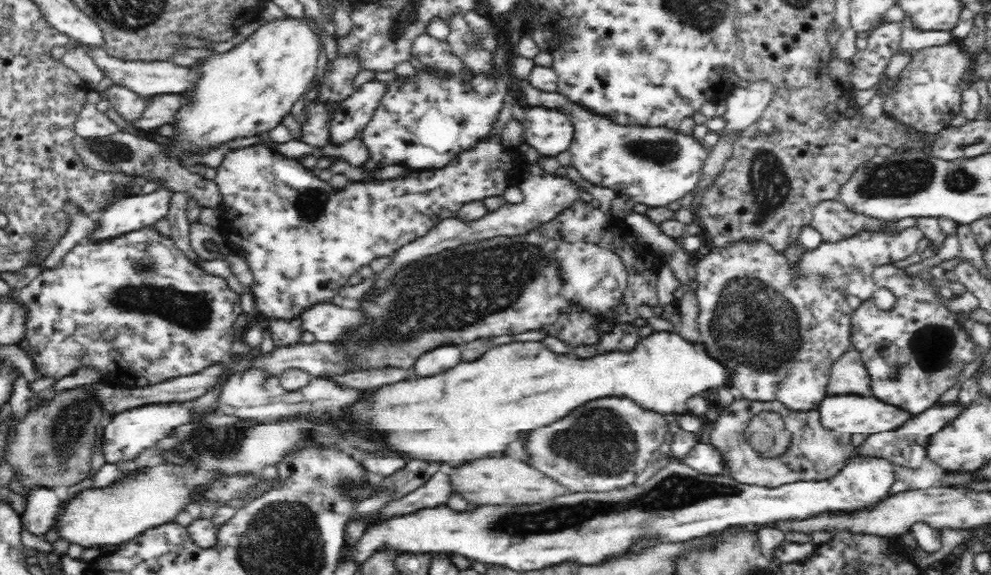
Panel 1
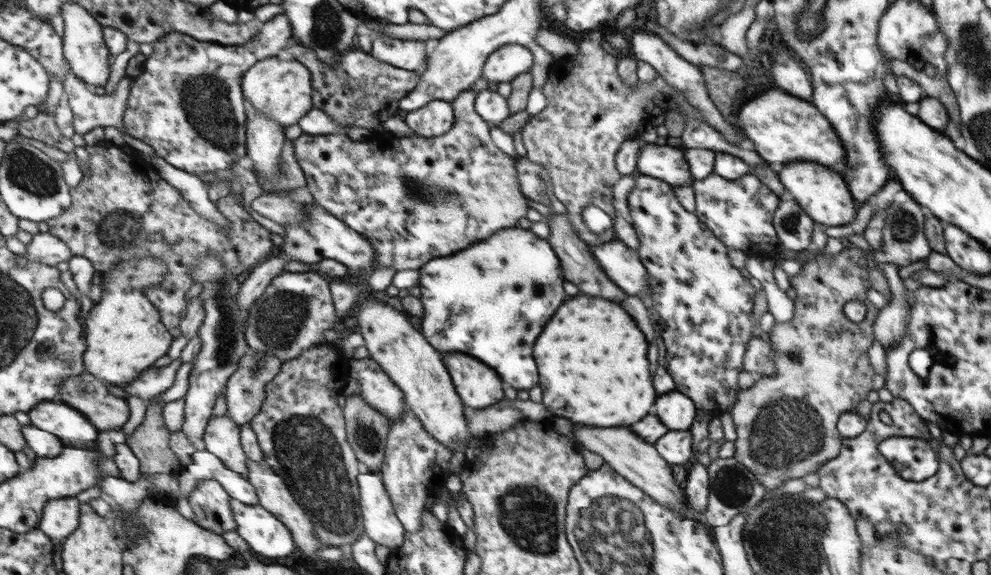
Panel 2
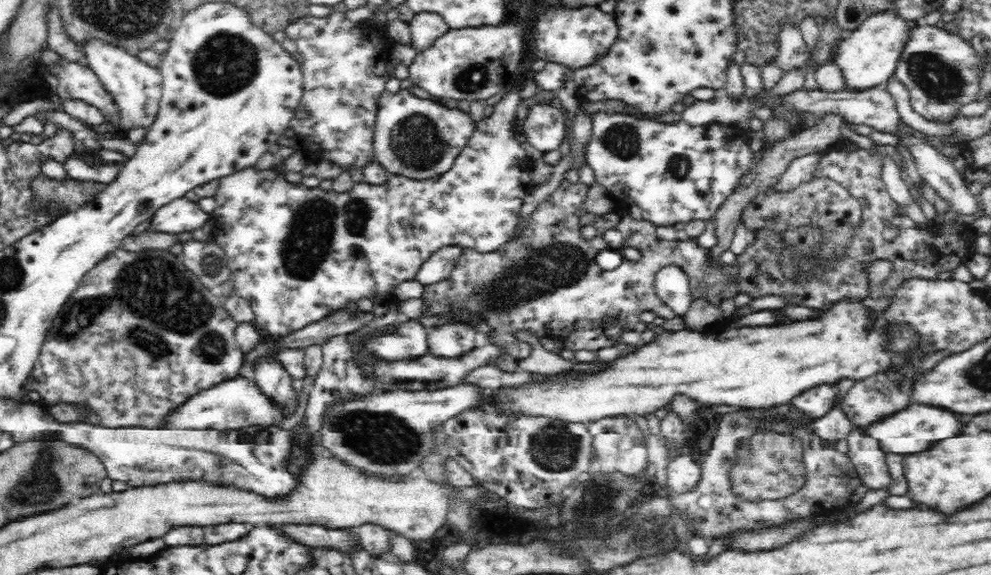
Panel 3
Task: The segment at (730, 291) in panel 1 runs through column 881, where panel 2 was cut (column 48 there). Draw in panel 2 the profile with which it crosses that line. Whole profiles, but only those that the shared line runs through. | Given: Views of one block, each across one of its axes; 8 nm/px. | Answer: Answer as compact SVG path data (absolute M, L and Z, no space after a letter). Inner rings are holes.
M49 230L33 235L33 241L27 245L25 254L29 262L41 262L53 267L64 267L72 256L69 245Z

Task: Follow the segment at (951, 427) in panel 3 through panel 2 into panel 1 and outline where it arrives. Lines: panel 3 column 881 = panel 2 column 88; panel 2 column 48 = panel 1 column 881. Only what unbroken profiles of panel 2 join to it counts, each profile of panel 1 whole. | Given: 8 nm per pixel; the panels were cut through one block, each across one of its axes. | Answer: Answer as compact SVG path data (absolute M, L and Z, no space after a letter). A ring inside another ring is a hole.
M827 393L817 405L819 421L826 430L845 434L870 434L898 428L912 414L885 404L874 396L858 396L851 393Z

